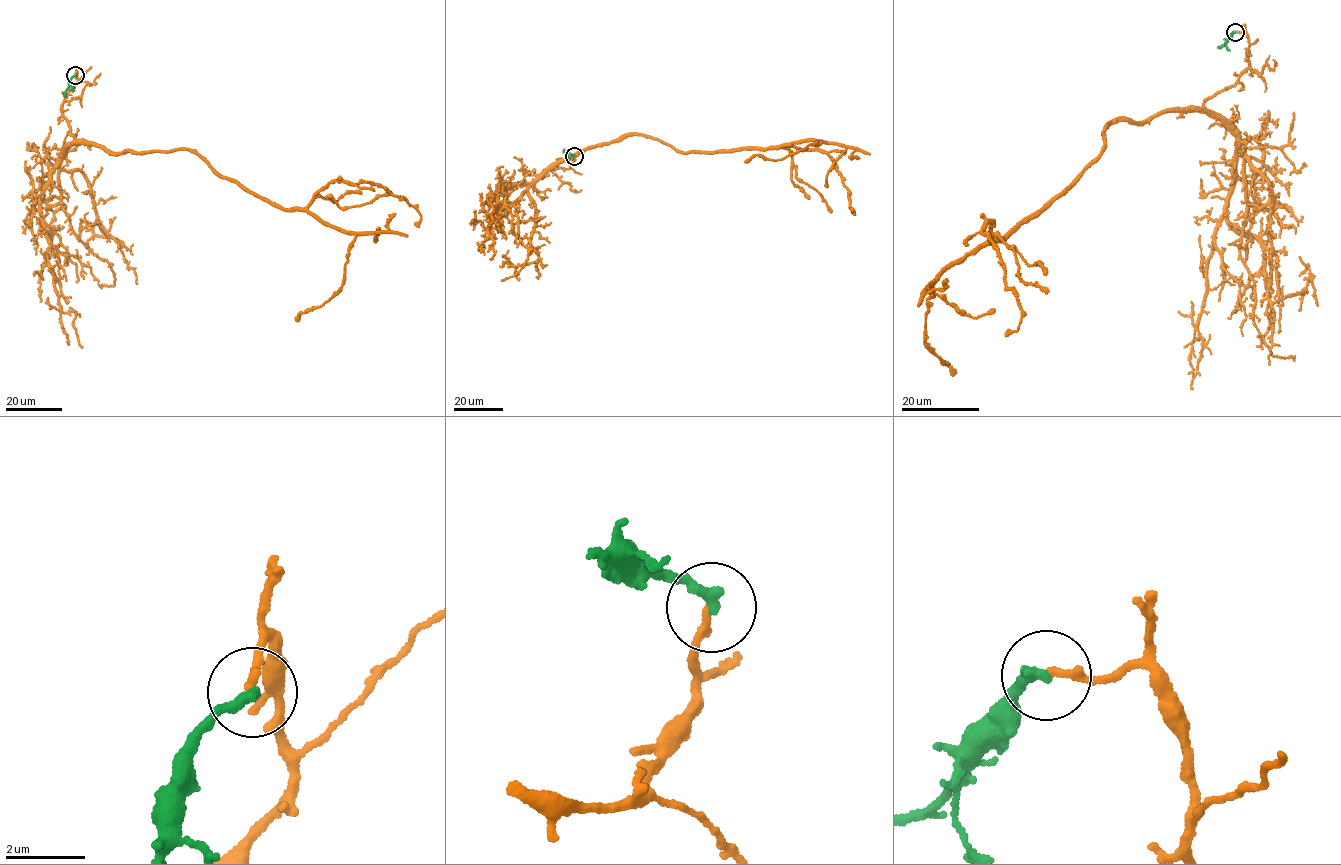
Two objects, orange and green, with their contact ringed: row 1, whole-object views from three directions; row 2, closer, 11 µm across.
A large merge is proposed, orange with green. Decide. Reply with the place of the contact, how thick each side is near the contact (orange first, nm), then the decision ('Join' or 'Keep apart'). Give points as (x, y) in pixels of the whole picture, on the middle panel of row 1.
Place: (574, 156). Thickness 190 nm (orange) against 300 nm. Keep apart

